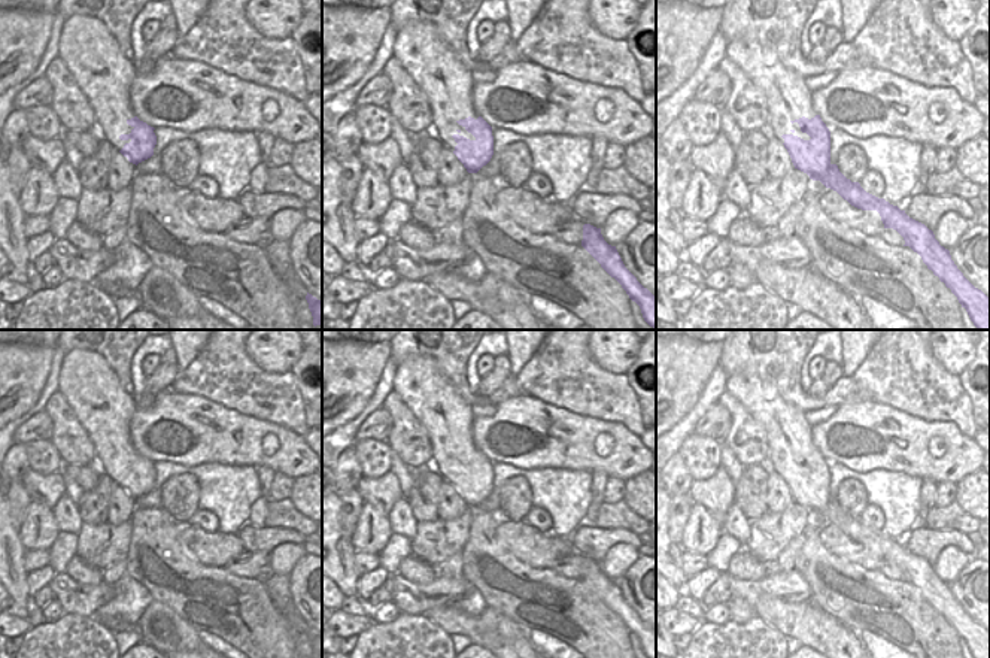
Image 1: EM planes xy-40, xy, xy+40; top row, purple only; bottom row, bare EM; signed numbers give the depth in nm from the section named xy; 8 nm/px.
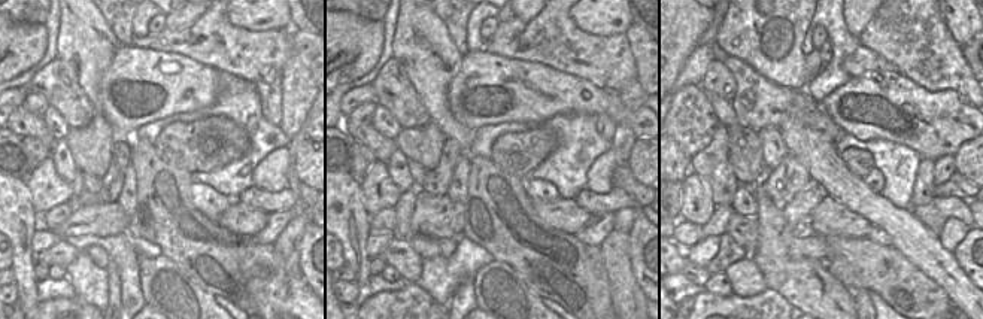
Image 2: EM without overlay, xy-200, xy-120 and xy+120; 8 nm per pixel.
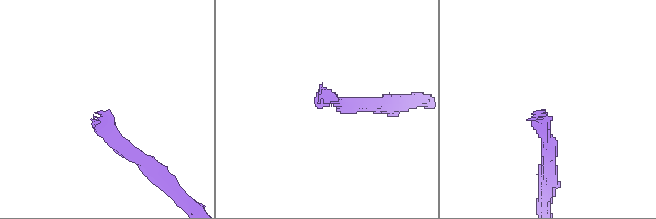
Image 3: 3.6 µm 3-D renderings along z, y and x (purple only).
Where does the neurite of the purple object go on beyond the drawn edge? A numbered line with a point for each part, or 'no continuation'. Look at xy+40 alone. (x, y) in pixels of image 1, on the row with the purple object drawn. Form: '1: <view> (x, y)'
1: xy+40 (787, 97)

